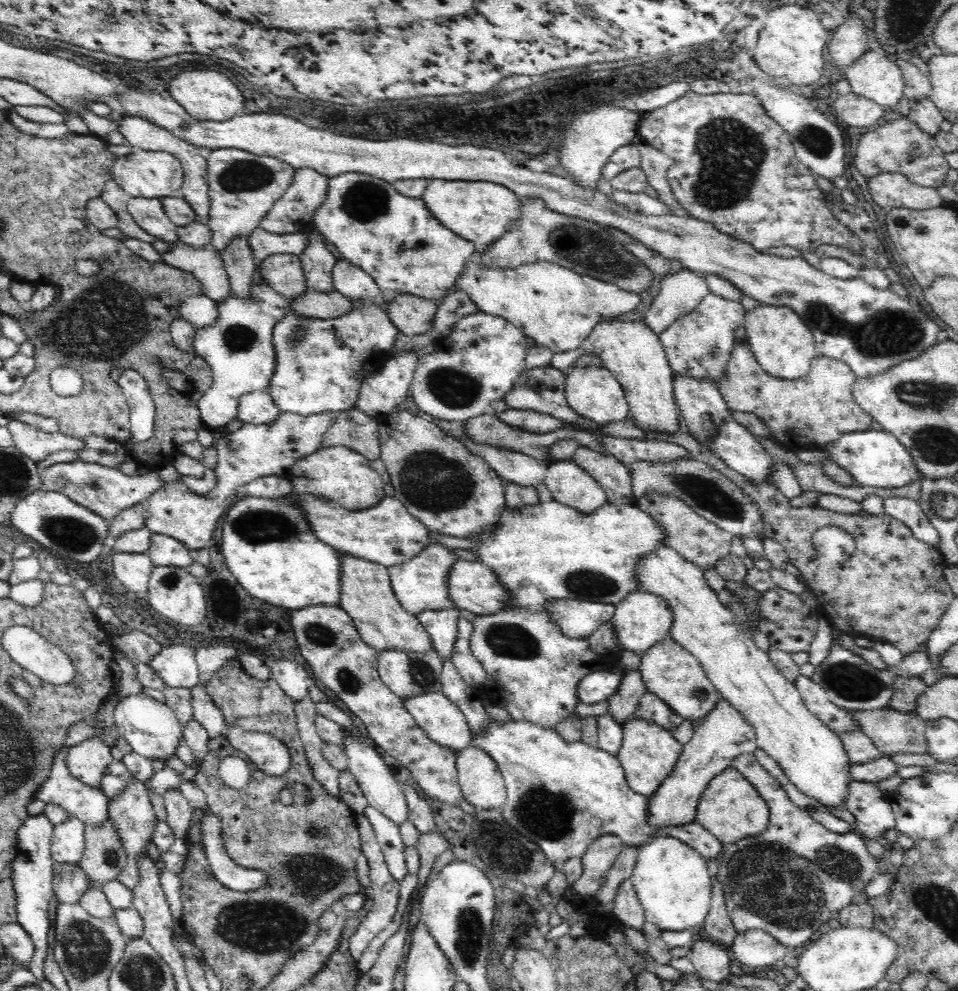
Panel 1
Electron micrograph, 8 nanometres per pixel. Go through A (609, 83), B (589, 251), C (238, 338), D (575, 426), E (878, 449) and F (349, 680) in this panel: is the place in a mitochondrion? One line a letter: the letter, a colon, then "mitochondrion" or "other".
A: other
B: mitochondrion
C: mitochondrion
D: other
E: other
F: mitochondrion

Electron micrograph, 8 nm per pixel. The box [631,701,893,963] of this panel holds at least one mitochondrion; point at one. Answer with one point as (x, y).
(756, 872)

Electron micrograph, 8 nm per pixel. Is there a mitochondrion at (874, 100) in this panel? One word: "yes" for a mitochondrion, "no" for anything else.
no

